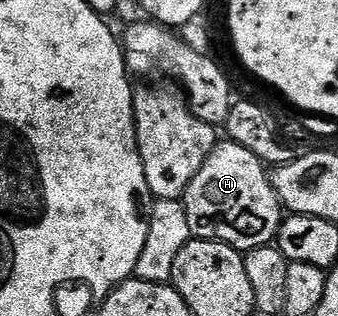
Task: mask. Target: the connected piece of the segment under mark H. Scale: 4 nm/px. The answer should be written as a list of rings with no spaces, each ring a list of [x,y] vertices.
[[[218,142],[186,189],[183,202],[193,238],[215,239],[242,253],[270,246],[281,228],[283,208],[266,164],[238,143]]]

